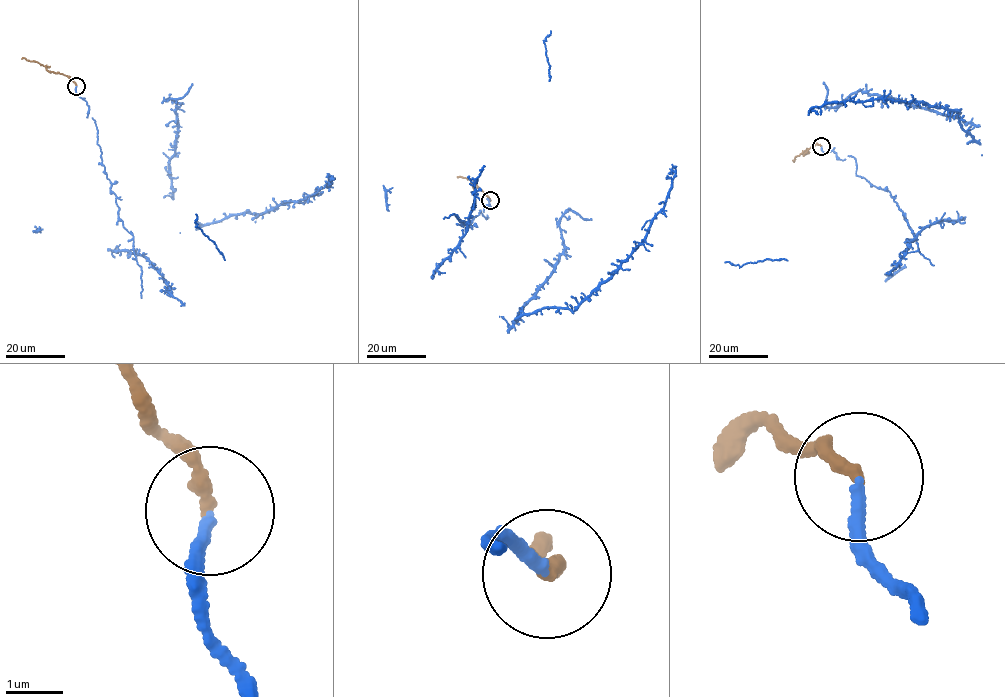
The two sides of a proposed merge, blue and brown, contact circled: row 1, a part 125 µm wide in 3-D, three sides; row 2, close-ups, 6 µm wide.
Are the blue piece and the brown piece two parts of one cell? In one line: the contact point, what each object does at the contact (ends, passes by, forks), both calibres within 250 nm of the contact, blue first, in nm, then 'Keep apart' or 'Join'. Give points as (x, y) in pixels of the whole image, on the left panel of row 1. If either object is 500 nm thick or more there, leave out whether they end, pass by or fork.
Place: (76, 86). At the ring blue ends. At the ring brown ends. Thickness 190 nm (blue) against 220 nm. Join

